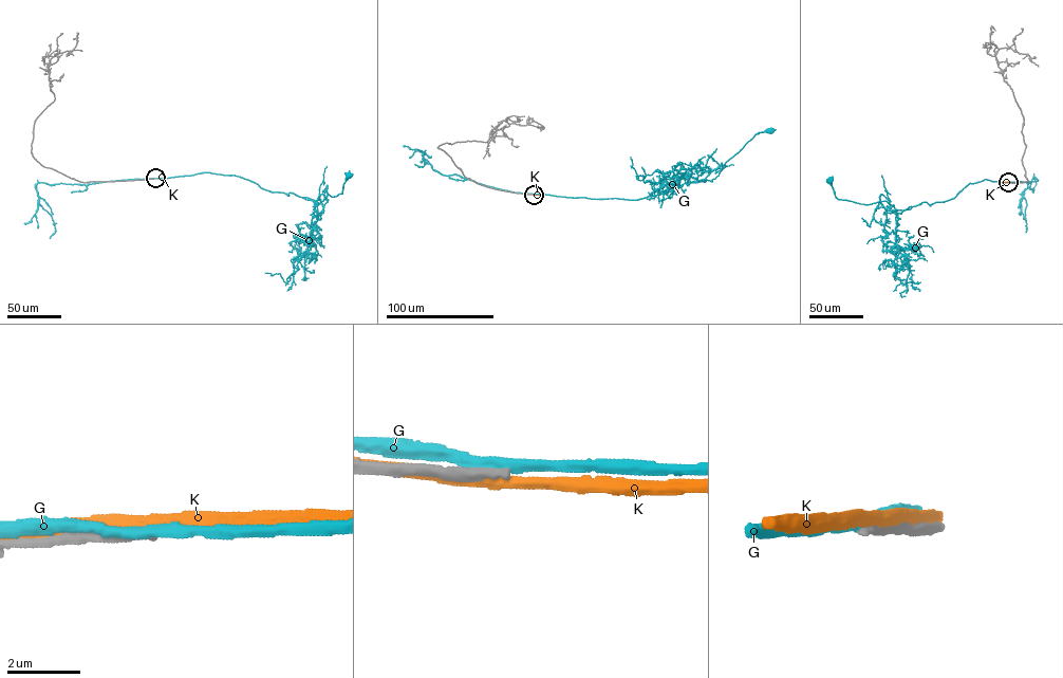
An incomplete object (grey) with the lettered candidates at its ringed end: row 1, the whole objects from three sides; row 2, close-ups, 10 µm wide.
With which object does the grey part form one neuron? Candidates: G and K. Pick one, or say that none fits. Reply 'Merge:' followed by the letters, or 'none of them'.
Merge: none of them

